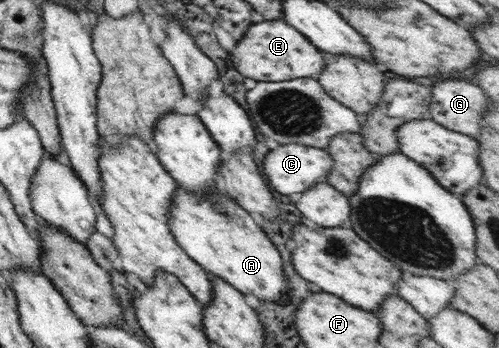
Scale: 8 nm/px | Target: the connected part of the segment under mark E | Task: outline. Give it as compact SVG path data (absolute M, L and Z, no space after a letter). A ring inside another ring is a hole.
M266 20L252 24L244 38L236 44L236 48L230 52L234 68L245 76L246 80L258 82L282 82L294 80L294 78L316 79L324 68L324 55L318 52L319 48L312 46L306 36L294 30L282 20Z

